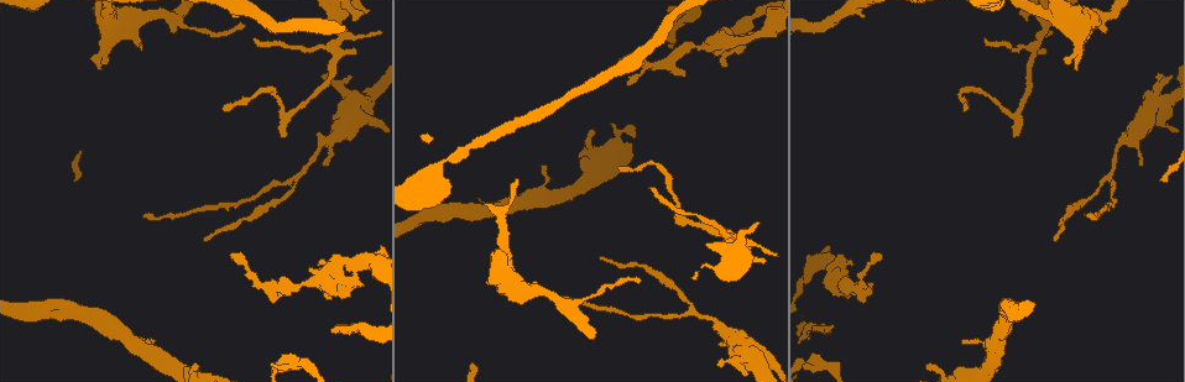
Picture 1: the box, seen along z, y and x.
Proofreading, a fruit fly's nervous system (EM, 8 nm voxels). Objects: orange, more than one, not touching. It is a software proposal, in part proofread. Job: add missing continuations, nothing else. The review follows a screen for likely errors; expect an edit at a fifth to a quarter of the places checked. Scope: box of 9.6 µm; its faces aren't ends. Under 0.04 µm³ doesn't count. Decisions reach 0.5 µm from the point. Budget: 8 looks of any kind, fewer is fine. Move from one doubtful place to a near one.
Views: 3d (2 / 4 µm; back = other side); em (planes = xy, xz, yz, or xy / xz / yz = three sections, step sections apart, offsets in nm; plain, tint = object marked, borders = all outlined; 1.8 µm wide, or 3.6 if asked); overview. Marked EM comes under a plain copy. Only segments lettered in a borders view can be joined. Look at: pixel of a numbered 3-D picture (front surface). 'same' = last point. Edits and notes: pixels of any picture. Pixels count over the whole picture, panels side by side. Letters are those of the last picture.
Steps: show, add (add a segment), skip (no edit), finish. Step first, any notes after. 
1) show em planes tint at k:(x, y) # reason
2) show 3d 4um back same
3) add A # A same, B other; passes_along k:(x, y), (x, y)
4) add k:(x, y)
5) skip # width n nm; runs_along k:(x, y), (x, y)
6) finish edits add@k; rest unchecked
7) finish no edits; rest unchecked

show 3d 2um at 1:(141, 51) # free end

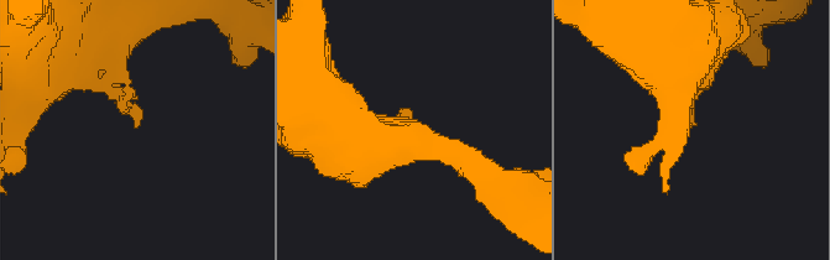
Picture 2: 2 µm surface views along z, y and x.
show em planes borders at 2:(136, 126) # shape alone is not enough

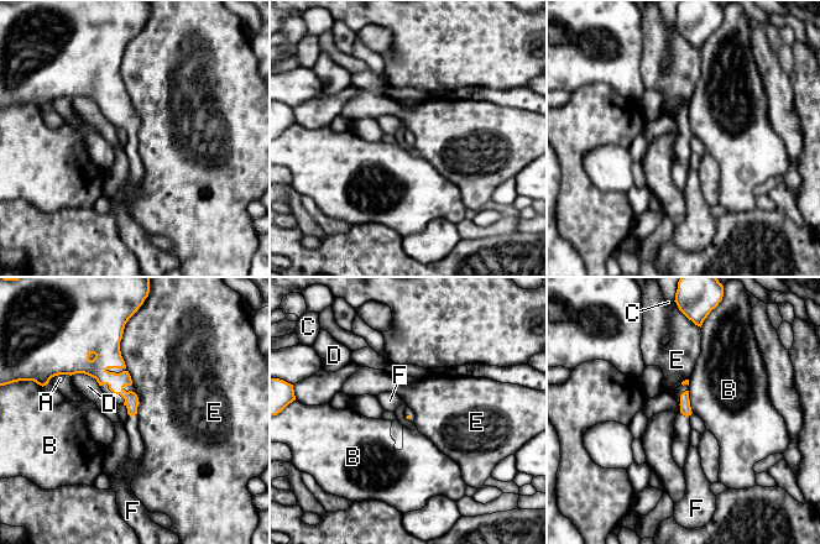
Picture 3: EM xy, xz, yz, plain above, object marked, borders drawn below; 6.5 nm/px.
skip # A other, B other, C other, D other, E other, F other; border 3:(123, 330), (120, 355), (126, 367); no lettered segment goes on from it

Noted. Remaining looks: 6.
show 3d 2um at 1:(763, 262) # an open end

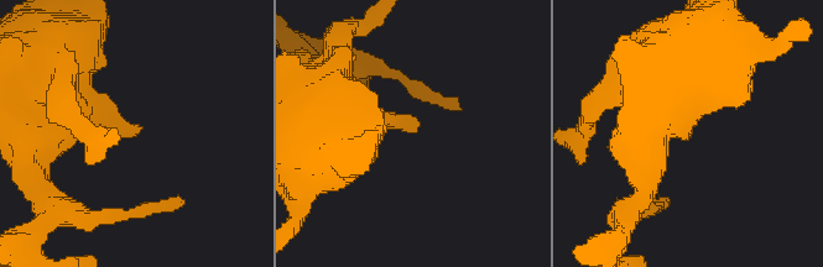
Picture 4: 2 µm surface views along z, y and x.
show em planes borders at 4:(140, 130)

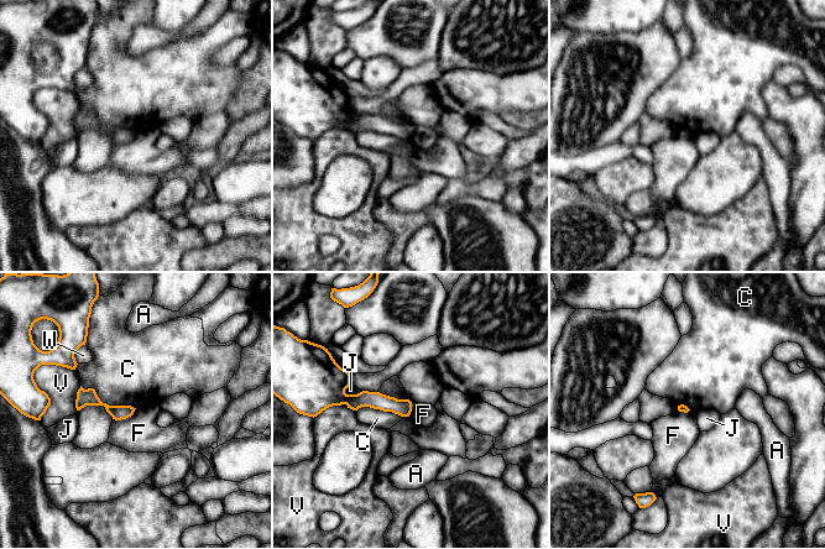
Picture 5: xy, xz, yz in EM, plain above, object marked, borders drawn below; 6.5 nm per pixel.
skip # A other, C other, F other, J other, V other, W other; none of them fits

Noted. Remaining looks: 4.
show em xz step 4 borders at 1:(880, 253) # tapers out

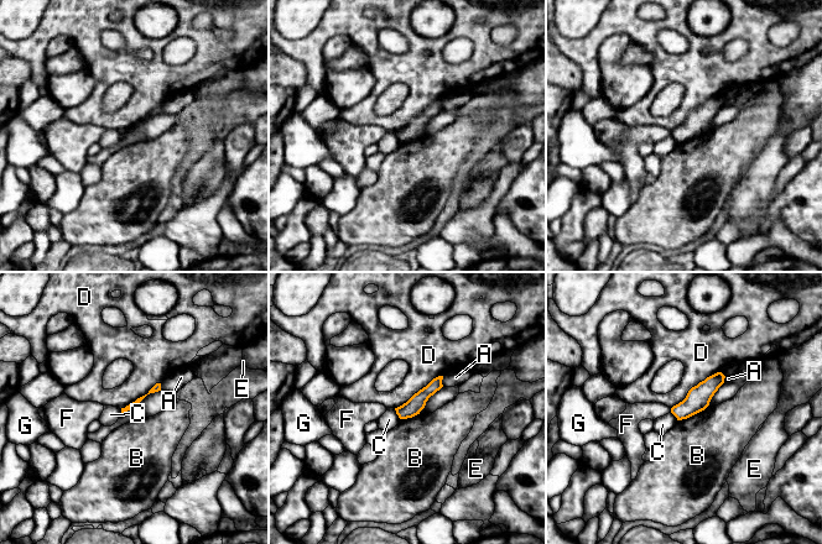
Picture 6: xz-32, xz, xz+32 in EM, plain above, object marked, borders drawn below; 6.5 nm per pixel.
show em planes borders same

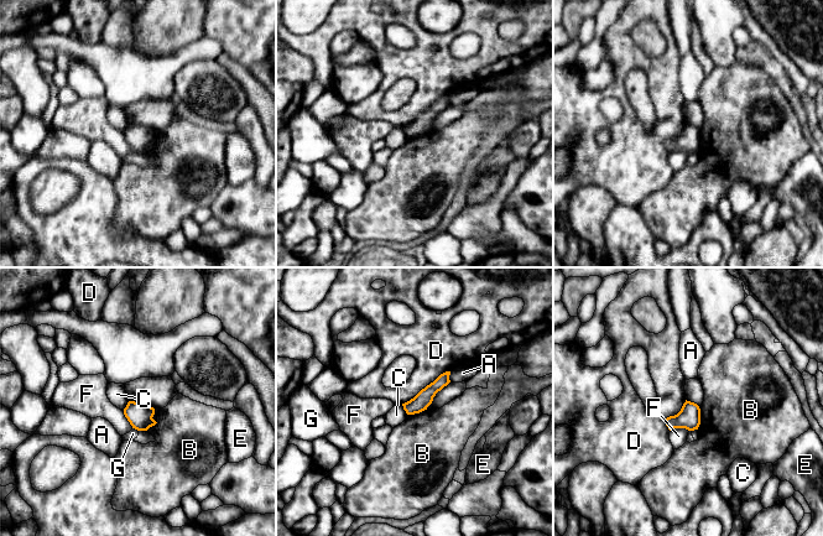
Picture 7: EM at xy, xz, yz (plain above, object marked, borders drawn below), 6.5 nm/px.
skip # A other, B other, C other, D other, E other, F other, G other; runs_along 7:(446, 375), (409, 410); no lettered segment goes on from it

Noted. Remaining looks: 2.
finish no edits; rest unchecked

